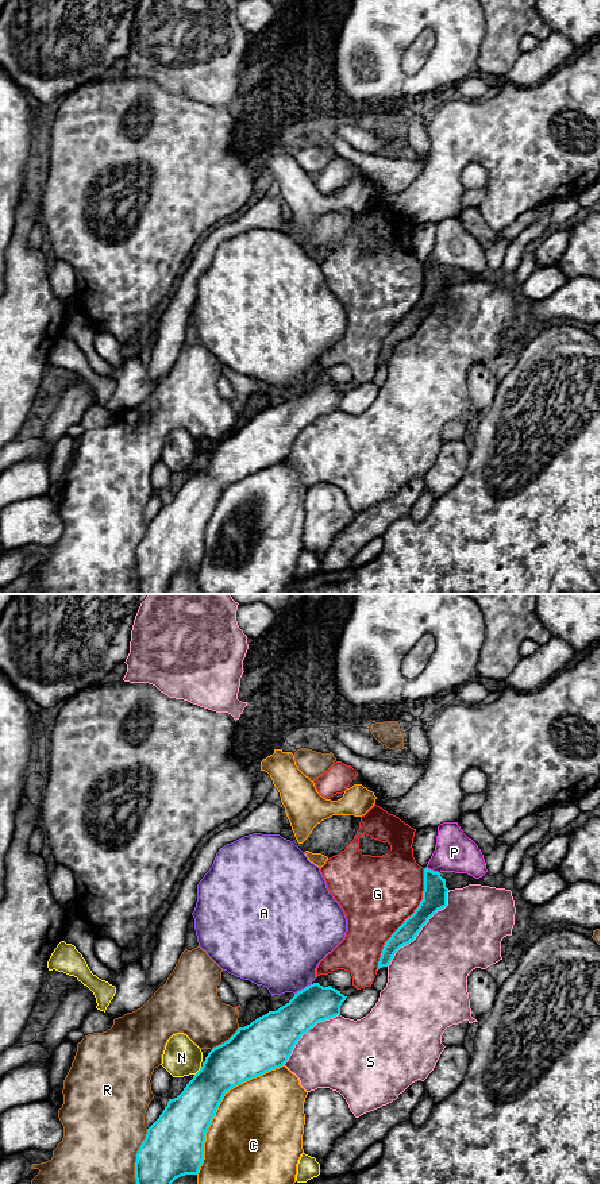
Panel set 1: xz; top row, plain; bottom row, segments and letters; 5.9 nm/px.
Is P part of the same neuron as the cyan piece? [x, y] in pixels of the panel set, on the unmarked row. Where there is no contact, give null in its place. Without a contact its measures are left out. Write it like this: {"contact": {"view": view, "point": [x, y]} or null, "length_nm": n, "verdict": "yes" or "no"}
{"contact": {"view": "xz", "point": [432, 266]}, "length_nm": 100, "verdict": "no"}

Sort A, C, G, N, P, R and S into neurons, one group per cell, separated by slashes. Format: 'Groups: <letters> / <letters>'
Groups: A / C / G / N / P / R / S

